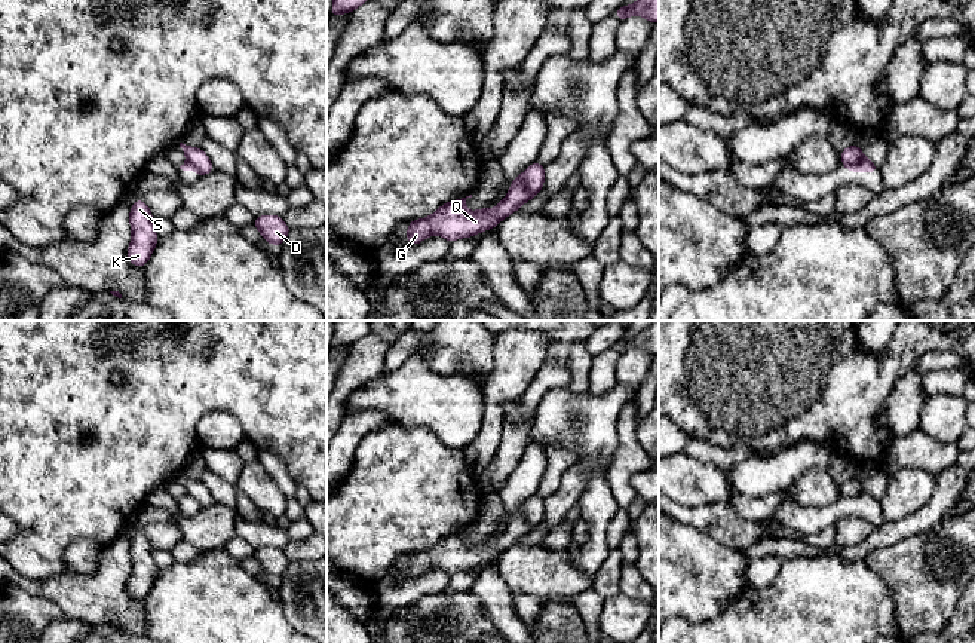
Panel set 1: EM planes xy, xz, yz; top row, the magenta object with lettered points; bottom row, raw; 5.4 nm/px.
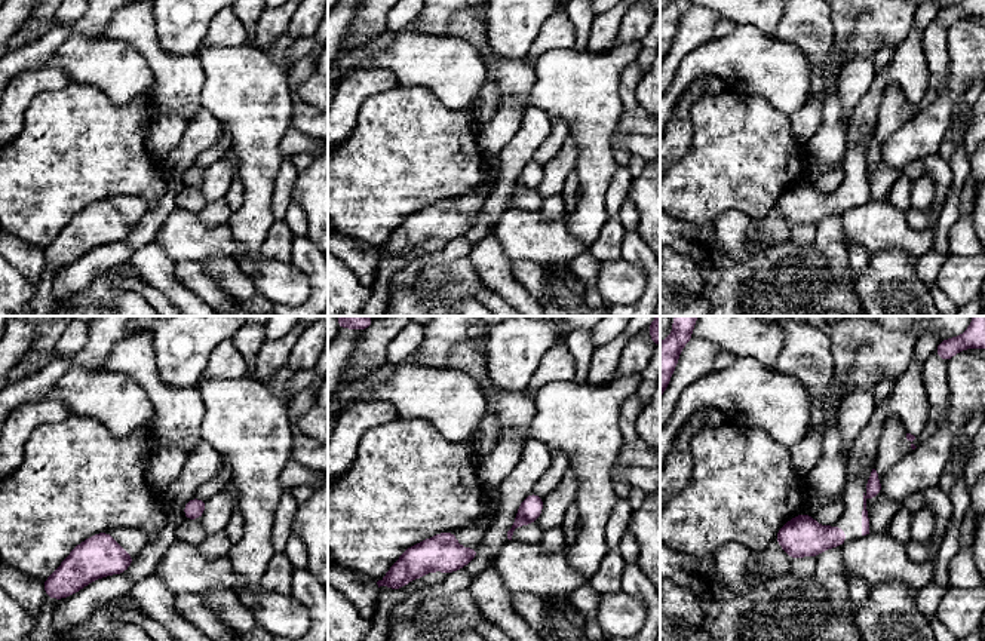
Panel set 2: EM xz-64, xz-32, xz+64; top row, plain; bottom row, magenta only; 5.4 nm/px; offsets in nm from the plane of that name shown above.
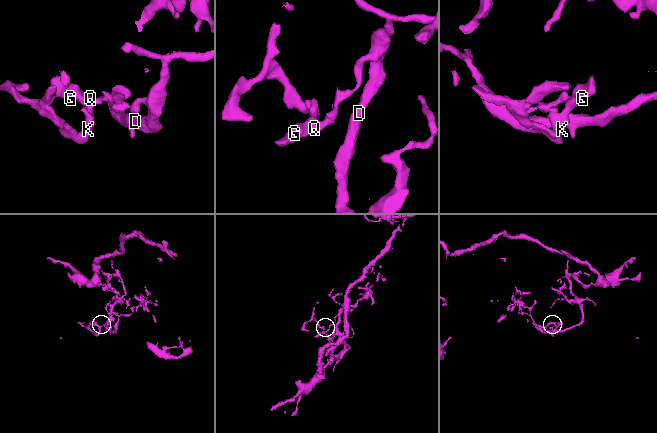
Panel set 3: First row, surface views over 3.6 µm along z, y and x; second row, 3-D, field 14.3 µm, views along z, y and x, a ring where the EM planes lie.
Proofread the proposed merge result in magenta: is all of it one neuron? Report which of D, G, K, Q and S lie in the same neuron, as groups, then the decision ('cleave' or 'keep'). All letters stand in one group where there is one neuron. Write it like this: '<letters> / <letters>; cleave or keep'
D / G K Q S; cleave

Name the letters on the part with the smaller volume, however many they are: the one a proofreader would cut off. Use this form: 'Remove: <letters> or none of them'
Remove: G, K, Q, S

